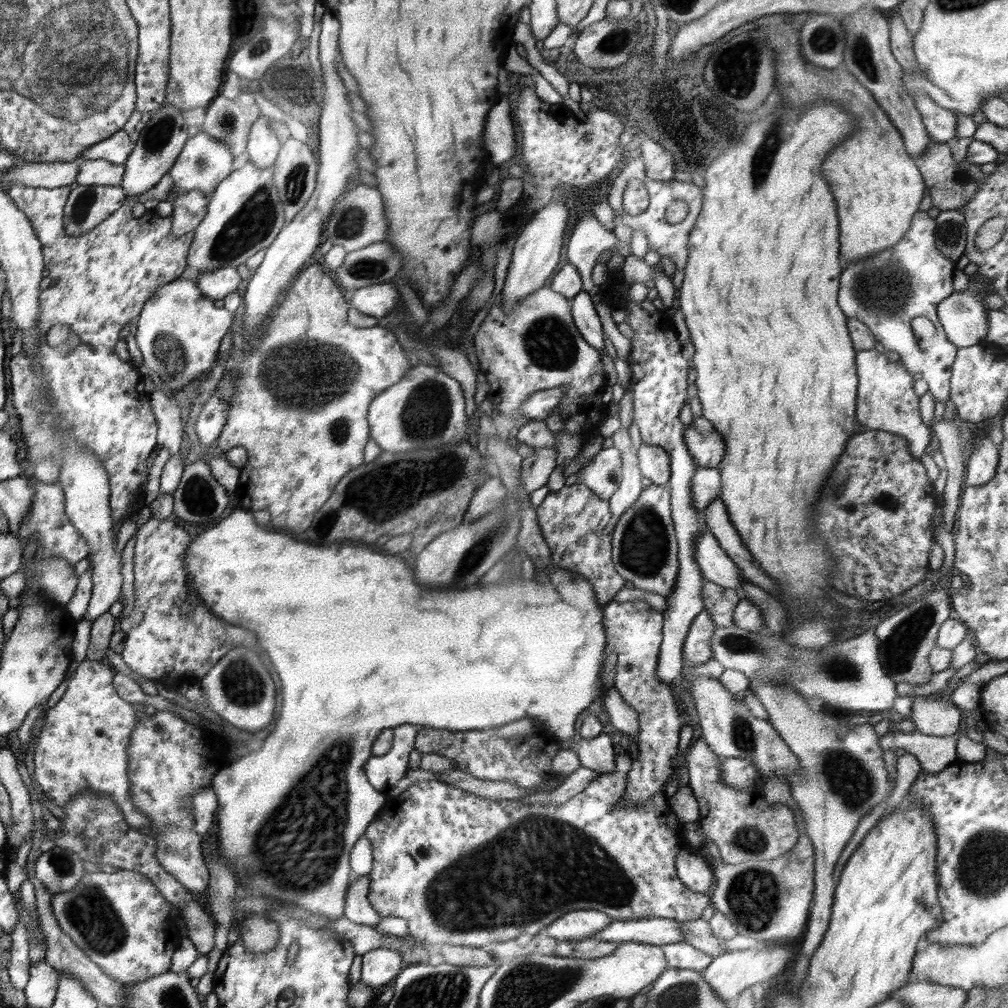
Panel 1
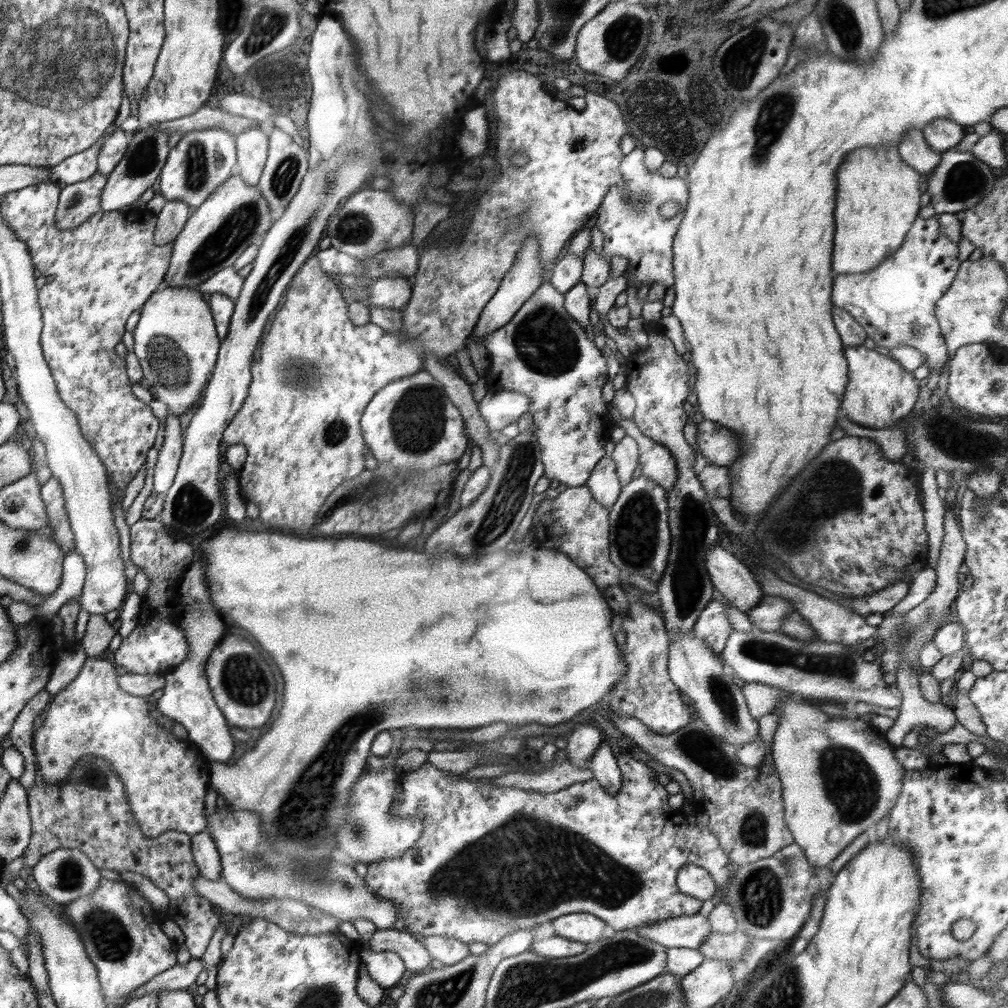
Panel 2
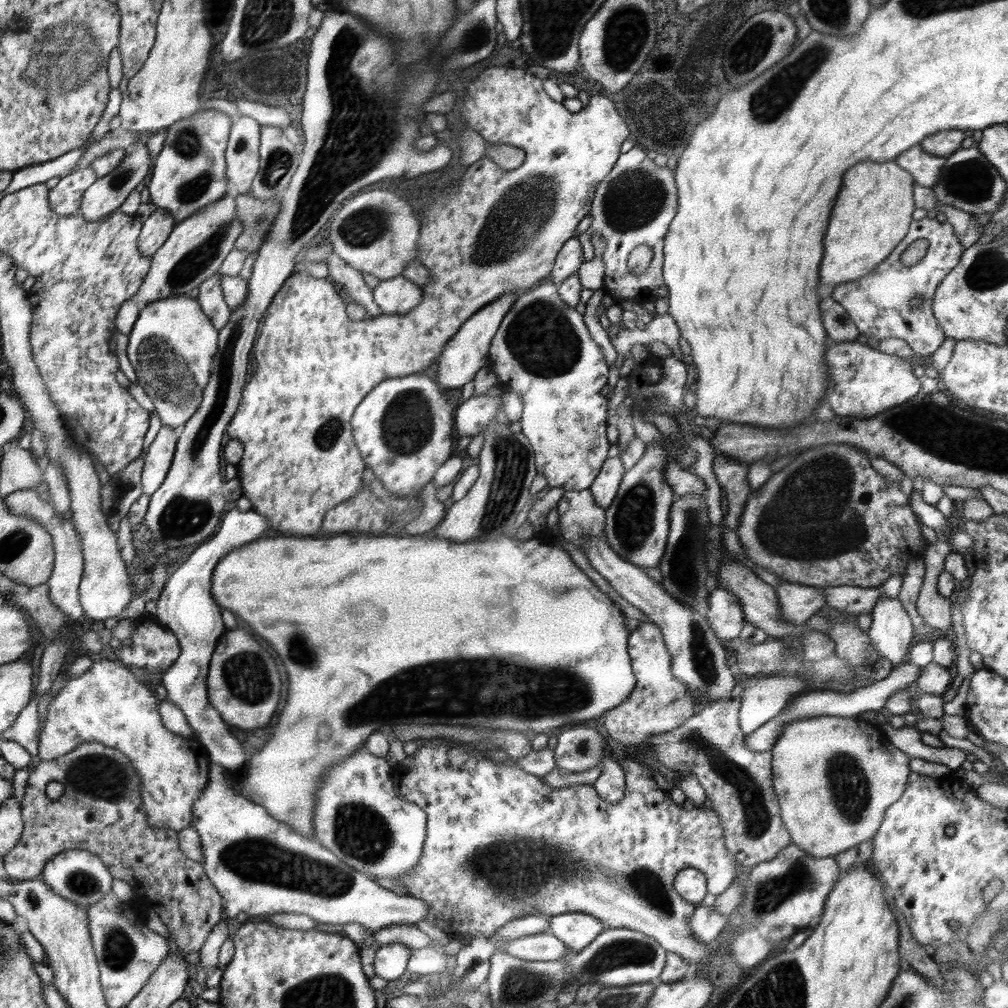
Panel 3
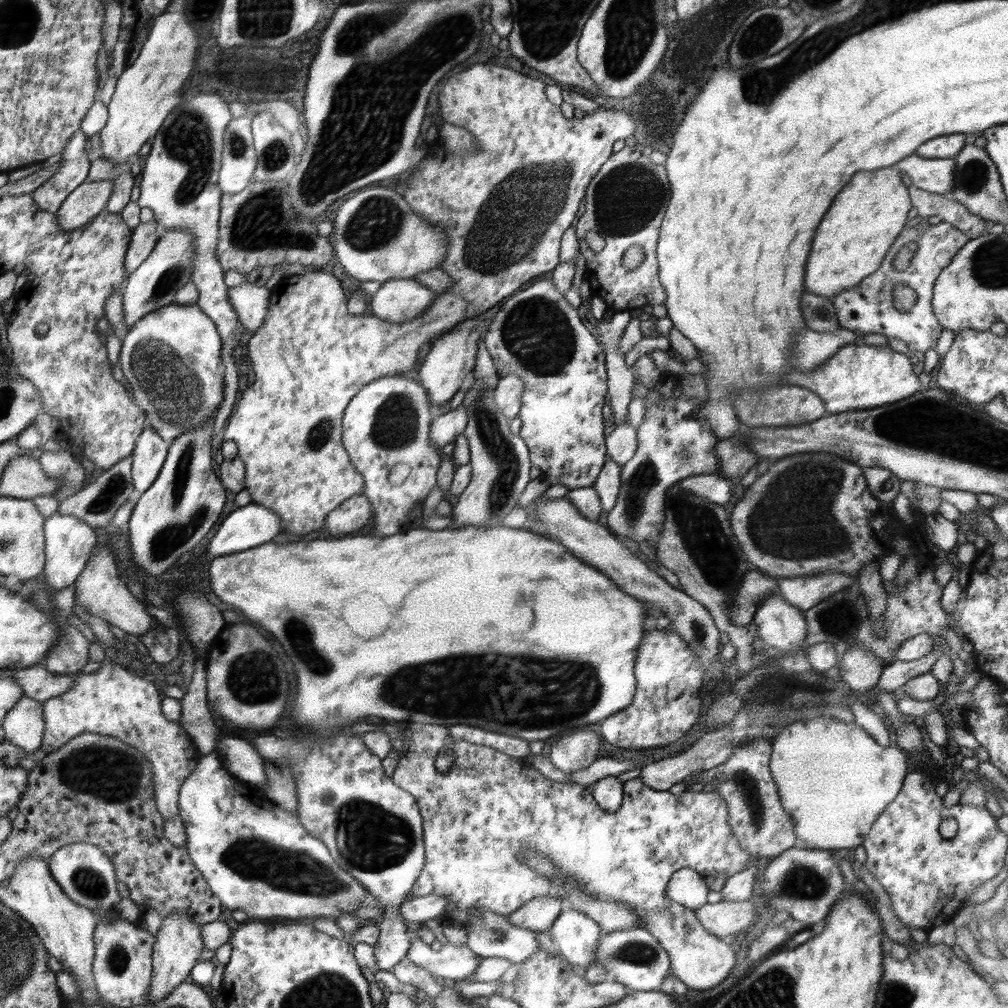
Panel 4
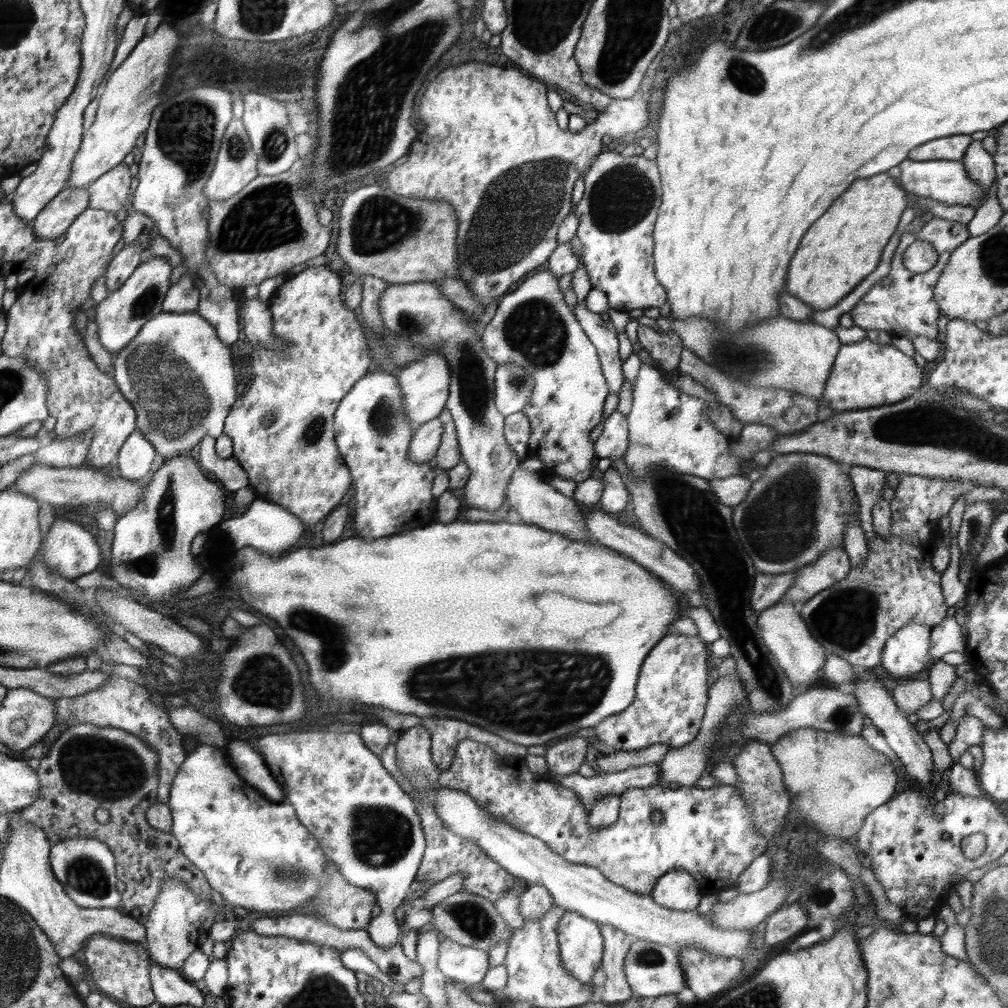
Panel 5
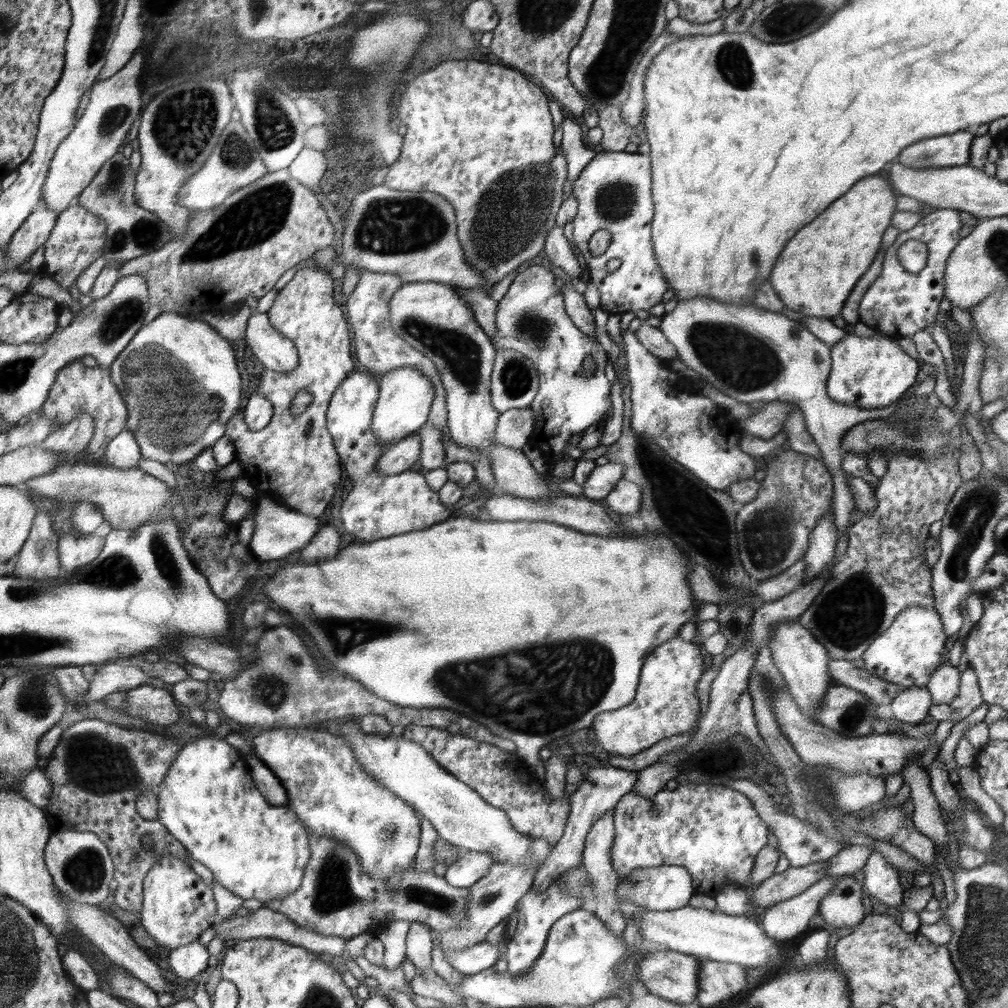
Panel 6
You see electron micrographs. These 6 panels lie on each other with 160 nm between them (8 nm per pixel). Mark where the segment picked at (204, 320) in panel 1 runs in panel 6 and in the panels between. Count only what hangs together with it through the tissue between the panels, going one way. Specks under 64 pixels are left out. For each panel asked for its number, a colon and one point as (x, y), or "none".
2: (175, 340)
3: (172, 344)
4: (171, 357)
5: (177, 375)
6: (178, 377)

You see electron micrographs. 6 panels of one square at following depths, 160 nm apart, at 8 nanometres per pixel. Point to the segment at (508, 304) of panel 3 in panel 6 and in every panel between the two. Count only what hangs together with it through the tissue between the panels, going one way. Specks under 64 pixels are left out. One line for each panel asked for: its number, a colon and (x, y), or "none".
4: (452, 357)
5: (425, 383)
6: (405, 396)

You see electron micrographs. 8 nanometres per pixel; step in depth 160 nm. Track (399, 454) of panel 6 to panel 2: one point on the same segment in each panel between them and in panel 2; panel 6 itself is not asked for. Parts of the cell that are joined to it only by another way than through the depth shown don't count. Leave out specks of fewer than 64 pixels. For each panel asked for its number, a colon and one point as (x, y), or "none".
2: (500, 408)
3: (471, 417)
4: (446, 426)
5: (426, 439)

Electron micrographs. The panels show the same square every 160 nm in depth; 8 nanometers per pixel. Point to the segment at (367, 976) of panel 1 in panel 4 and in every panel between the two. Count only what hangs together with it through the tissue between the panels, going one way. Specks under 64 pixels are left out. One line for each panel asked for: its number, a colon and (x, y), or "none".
2: (386, 968)
3: (391, 960)
4: (372, 828)

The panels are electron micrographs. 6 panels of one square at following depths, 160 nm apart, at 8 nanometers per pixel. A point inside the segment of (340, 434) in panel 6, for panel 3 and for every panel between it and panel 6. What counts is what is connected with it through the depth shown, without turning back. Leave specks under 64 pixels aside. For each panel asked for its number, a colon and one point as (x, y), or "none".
3: (404, 429)
4: (388, 422)
5: (393, 494)

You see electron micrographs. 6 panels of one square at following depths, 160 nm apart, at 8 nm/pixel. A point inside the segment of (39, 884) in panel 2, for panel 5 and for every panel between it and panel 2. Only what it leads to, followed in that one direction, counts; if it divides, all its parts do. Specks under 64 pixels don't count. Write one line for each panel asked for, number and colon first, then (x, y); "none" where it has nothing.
3: (79, 876)
4: (84, 872)
5: (85, 868)

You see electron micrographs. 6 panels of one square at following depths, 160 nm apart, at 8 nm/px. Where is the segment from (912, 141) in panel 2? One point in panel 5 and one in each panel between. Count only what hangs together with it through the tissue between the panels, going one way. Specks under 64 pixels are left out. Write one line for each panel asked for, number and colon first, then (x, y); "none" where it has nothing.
3: (925, 168)
4: (937, 176)
5: (948, 182)

